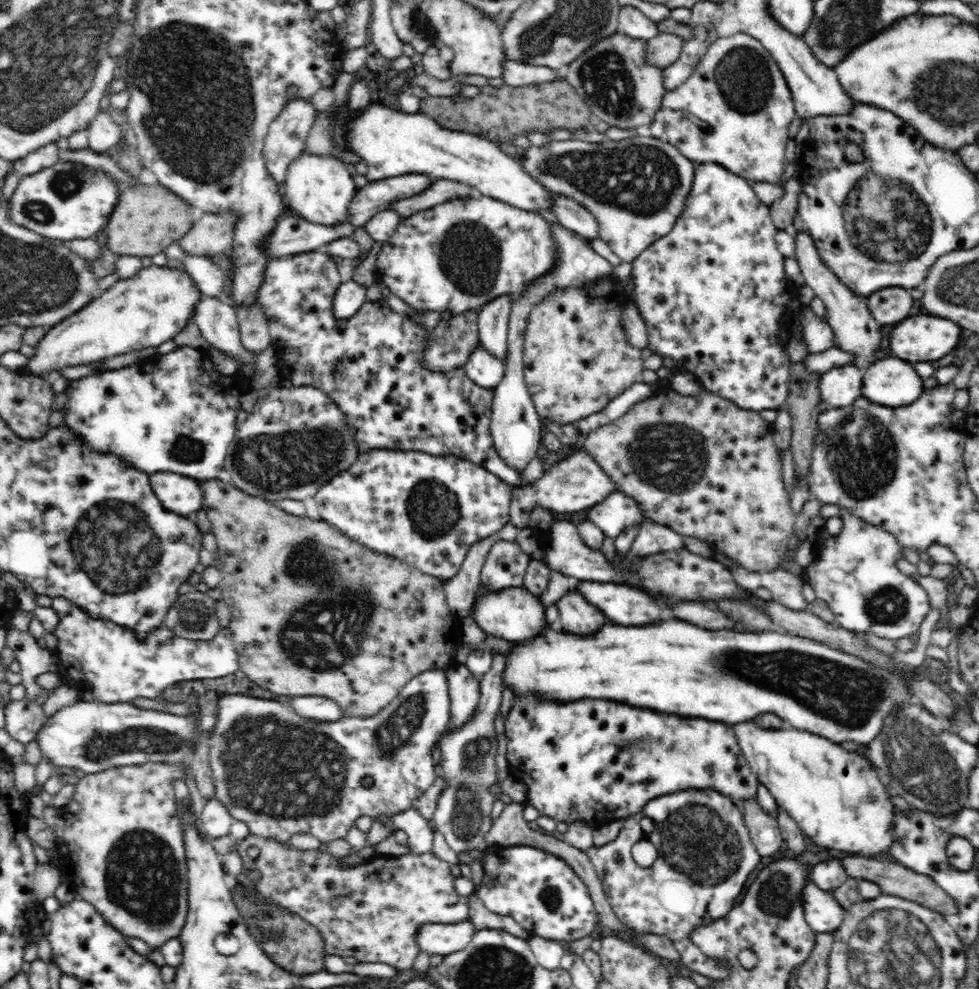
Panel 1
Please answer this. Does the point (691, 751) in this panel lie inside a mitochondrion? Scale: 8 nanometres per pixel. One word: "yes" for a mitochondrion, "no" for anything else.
yes

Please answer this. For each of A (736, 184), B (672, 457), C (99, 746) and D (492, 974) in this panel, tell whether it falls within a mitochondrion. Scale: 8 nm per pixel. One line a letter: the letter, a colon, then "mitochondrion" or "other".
A: other
B: mitochondrion
C: mitochondrion
D: mitochondrion

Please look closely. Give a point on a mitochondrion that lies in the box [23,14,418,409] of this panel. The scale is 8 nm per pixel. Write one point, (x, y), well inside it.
(207, 151)

